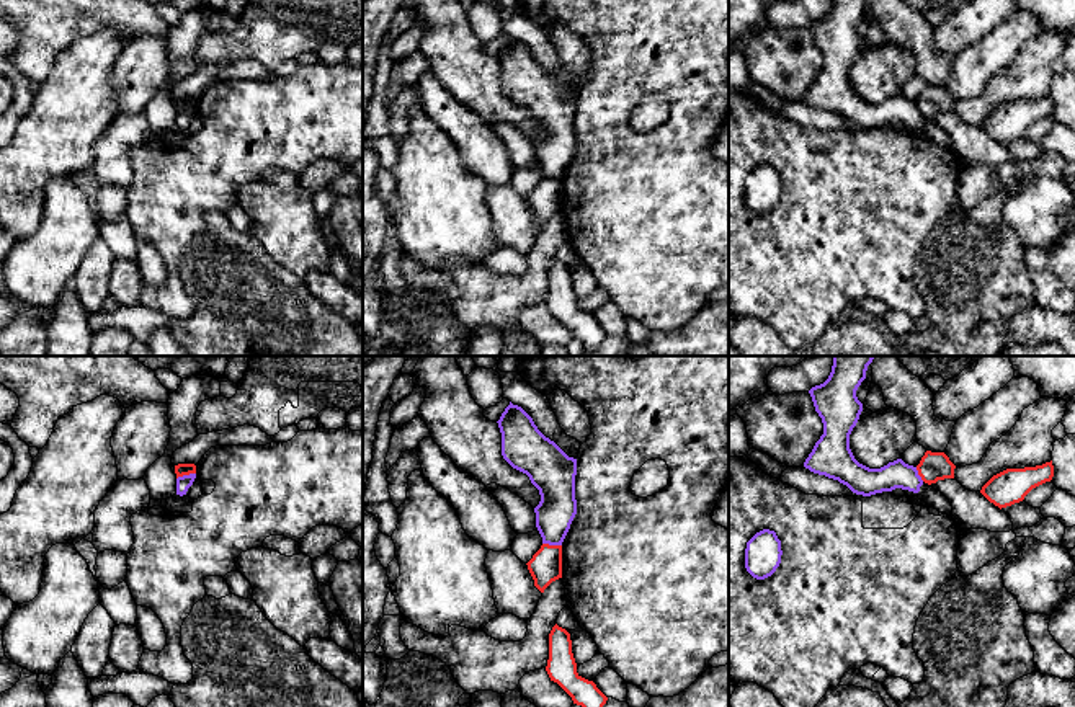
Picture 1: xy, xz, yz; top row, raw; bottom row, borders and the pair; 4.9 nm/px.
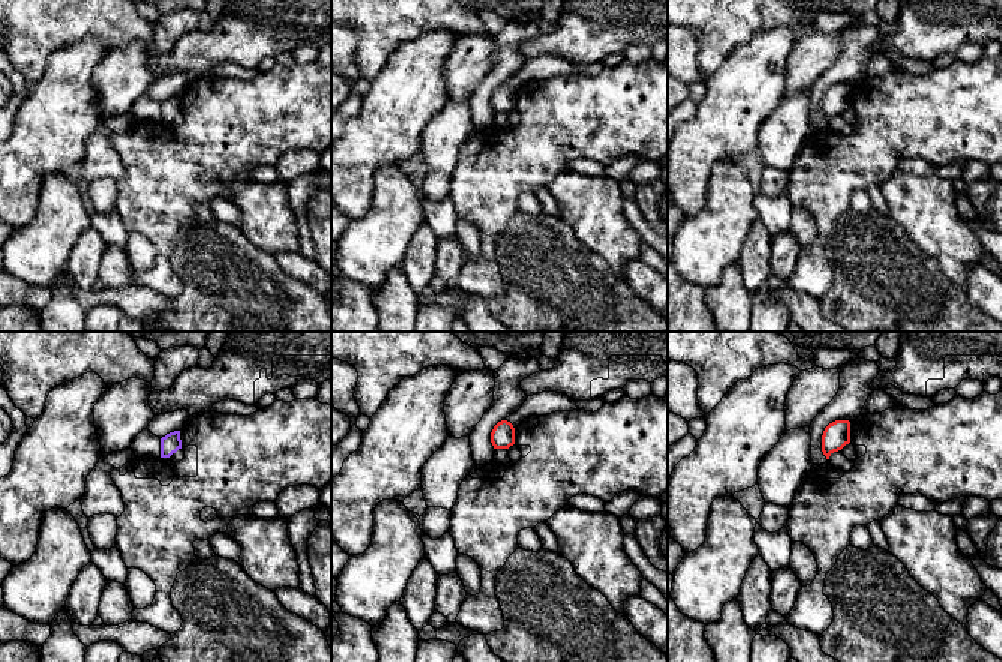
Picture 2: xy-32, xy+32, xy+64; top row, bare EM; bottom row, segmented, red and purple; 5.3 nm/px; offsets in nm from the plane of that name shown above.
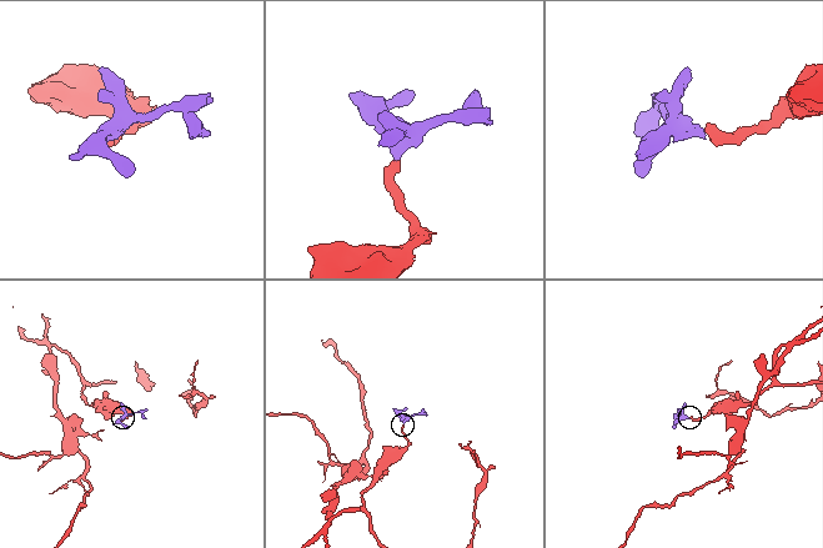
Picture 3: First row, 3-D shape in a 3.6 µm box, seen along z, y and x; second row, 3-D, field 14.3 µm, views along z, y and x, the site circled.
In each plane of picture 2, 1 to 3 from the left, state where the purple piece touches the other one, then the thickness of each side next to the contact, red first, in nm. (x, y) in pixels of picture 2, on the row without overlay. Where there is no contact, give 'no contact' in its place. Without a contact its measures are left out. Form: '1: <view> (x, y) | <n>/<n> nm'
1: no contact
2: no contact
3: no contact

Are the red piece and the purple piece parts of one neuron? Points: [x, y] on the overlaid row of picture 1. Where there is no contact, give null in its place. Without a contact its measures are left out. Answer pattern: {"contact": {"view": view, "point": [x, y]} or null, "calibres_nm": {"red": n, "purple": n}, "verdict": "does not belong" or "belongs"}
{"contact": {"view": "xy", "point": [185, 474]}, "calibres_nm": {"red": 60, "purple": 70}, "verdict": "does not belong"}

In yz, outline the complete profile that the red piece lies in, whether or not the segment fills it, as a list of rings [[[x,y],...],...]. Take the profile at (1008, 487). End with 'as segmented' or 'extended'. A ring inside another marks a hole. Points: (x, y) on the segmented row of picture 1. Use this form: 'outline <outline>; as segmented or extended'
outline [[[1052,460],[1036,467],[1006,469],[993,475],[980,493],[1001,509],[1023,501],[1033,488],[1050,482],[1052,477]]]; as segmented

